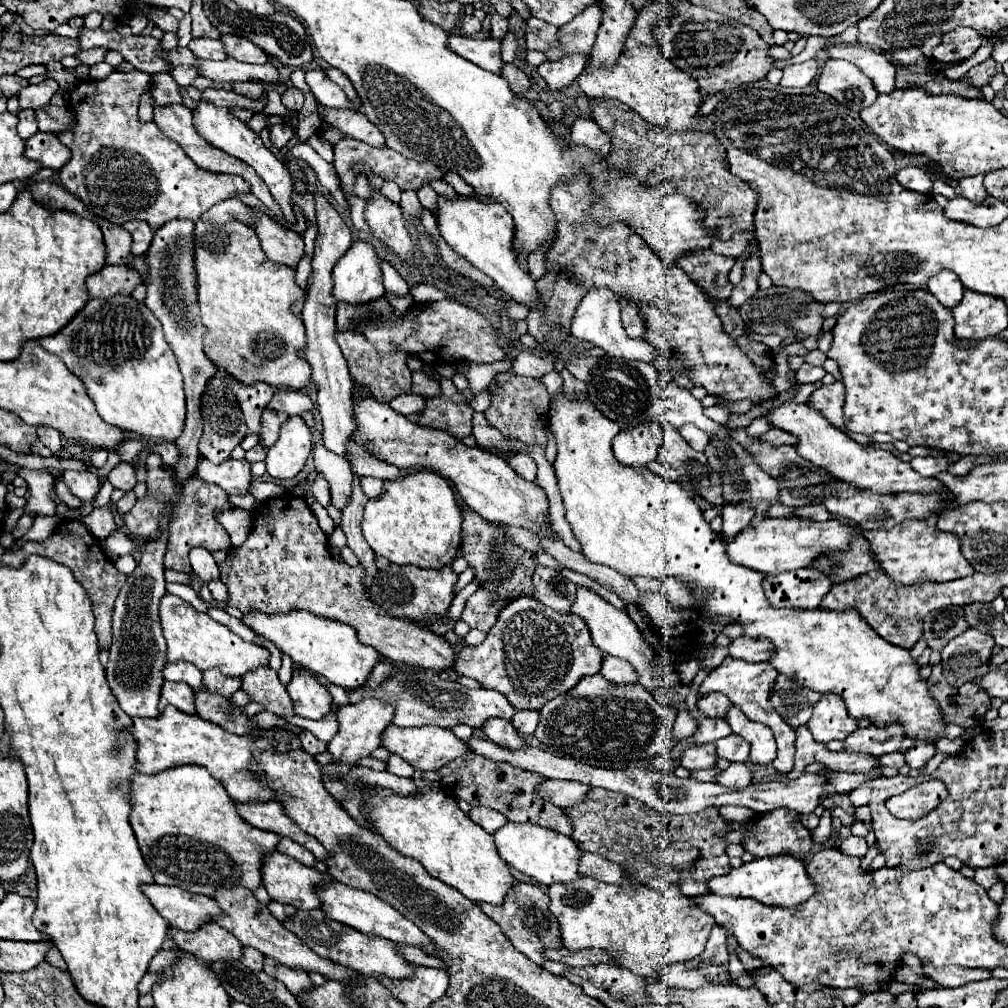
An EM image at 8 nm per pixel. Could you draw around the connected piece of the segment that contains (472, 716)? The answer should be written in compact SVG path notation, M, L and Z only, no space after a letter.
M400 666L396 670L396 674L382 680L382 684L376 690L370 690L370 692L362 692L362 688L348 690L352 704L356 704L368 696L374 696L374 694L378 698L382 698L384 702L394 704L394 708L396 708L394 724L398 728L426 726L426 724L440 726L440 728L454 728L458 724L482 728L490 718L512 720L512 716L516 714L516 708L508 702L508 698L496 690L486 690L486 688L470 690L456 682L446 682L446 680L438 678L438 674L434 674L434 672L424 672L422 668L410 668L410 666Z

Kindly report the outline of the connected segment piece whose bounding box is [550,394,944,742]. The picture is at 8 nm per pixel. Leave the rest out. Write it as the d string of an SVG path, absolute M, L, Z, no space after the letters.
M558 394L550 410L550 430L558 444L554 460L554 472L560 486L560 494L566 508L566 520L572 526L574 536L582 544L582 552L588 560L606 564L626 578L672 576L682 582L694 594L694 610L712 622L728 620L744 630L744 636L766 638L772 642L770 664L786 678L804 684L816 692L840 694L846 710L852 718L870 718L878 726L900 722L906 728L906 736L934 742L944 734L942 714L932 700L926 682L918 678L918 664L910 658L910 652L886 642L872 632L860 612L844 610L832 612L824 608L800 610L800 608L774 608L762 588L766 574L738 566L728 560L728 538L716 534L704 520L700 506L686 494L678 482L670 482L648 468L624 468L612 454L612 438L620 432L620 426L592 408L590 400L568 400Z

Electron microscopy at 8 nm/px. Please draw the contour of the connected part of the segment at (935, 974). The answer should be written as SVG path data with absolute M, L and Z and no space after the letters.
M924 962L924 974L938 982L940 986L958 988L968 982L988 980L992 976L990 970L978 970L978 968L960 968L960 966L948 966L948 968L932 968L928 962Z

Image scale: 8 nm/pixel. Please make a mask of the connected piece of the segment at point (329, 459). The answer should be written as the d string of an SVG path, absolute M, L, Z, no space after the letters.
M310 410L304 412L304 422L308 424L308 428L314 436L314 466L330 482L332 504L338 510L342 510L344 504L346 504L346 496L350 494L350 484L352 484L350 464L348 464L346 458L336 456L334 452L328 452L328 448L320 442L320 432L316 428L316 418Z

